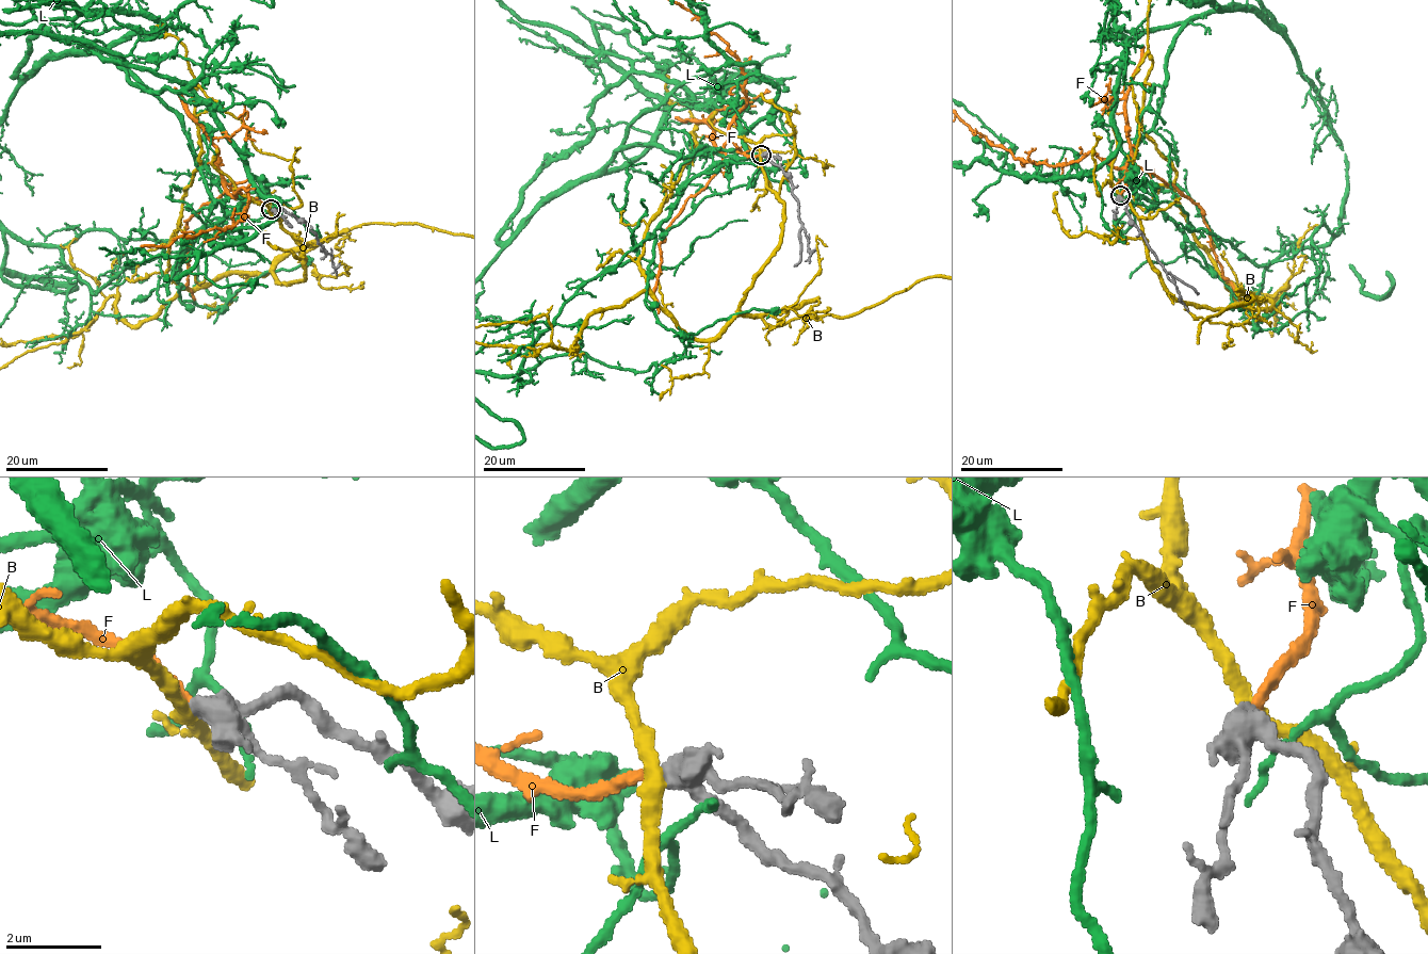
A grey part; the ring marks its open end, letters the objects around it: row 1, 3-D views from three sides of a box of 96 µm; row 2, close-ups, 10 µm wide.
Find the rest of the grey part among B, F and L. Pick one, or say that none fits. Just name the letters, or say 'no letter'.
F

